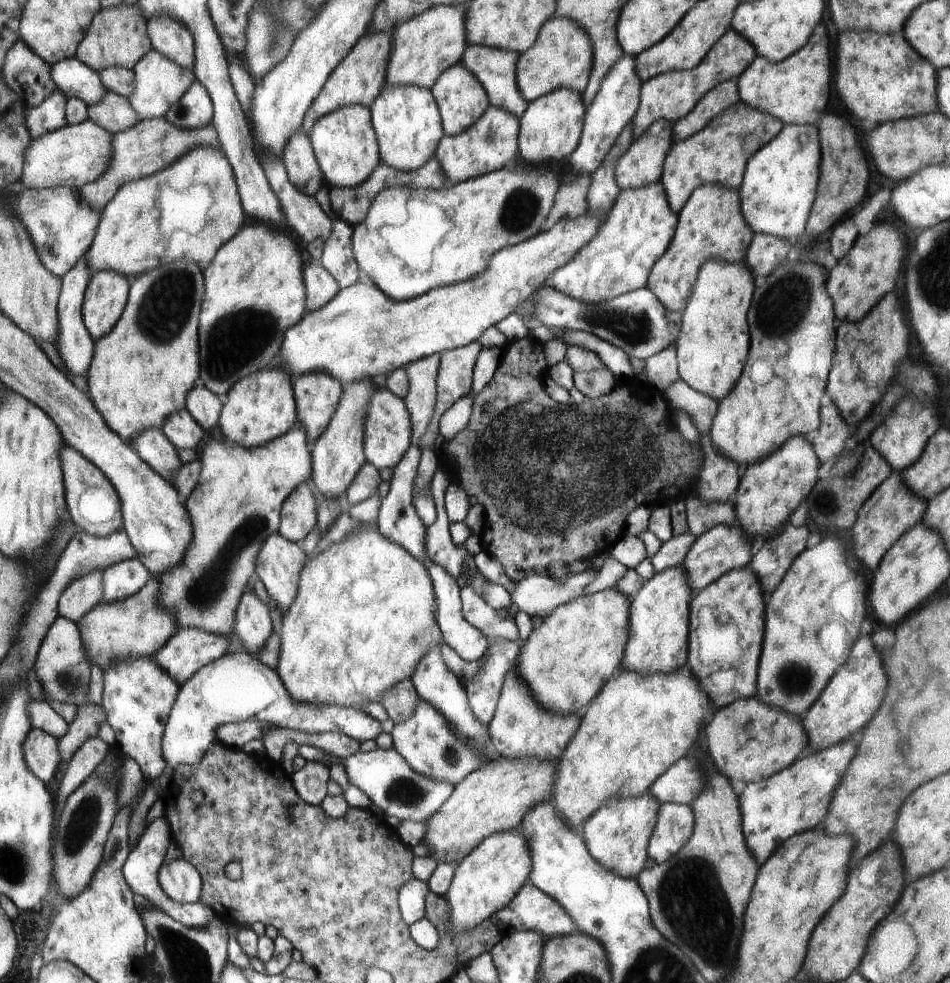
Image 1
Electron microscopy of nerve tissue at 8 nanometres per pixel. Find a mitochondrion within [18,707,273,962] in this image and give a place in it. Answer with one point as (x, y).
(80, 826)

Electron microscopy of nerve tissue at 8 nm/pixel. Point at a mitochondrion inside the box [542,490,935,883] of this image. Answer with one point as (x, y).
(793, 680)

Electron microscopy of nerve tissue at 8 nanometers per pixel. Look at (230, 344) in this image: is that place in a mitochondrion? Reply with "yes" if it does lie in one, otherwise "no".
yes

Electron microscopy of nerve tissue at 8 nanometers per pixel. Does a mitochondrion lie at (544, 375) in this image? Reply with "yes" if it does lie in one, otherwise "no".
no

